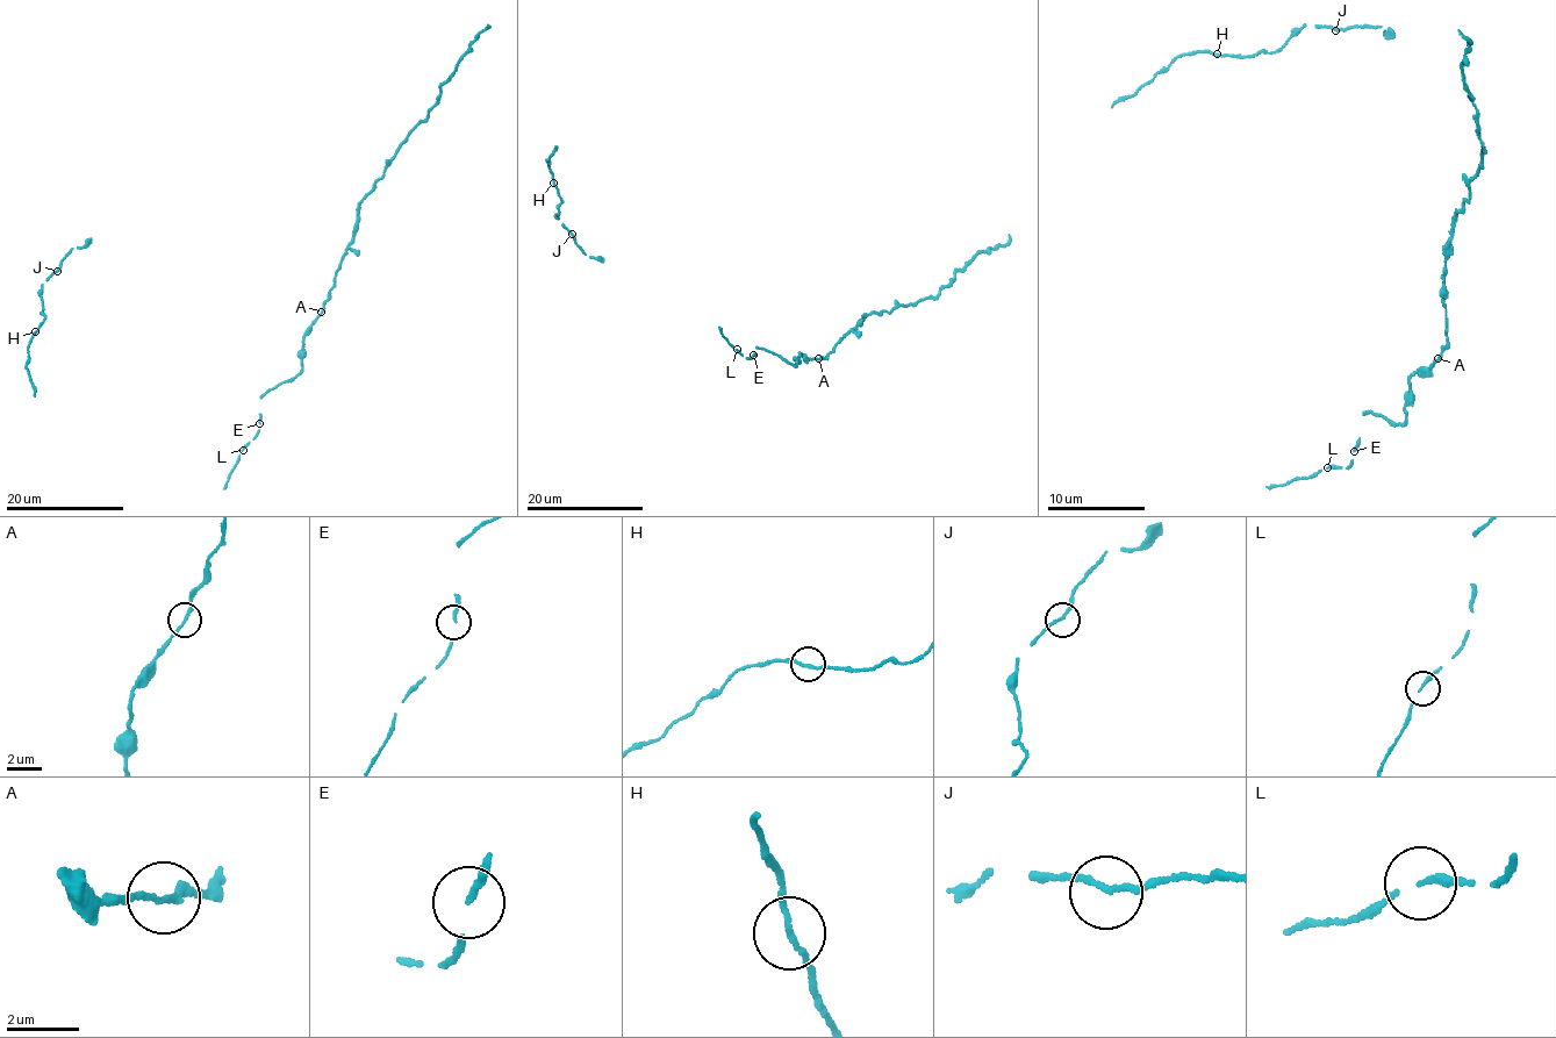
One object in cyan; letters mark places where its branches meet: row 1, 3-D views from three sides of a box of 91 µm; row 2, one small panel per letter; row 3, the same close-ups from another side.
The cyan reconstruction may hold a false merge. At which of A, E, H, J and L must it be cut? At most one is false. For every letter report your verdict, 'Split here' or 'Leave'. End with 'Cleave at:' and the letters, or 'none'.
A: Leave
E: Leave
H: Leave
J: Leave
L: Leave
Cleave at: none

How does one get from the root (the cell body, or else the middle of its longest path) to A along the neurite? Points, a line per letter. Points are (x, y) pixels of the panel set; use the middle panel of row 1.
A: (798, 357), (798, 352), (809, 359), (818, 358)

